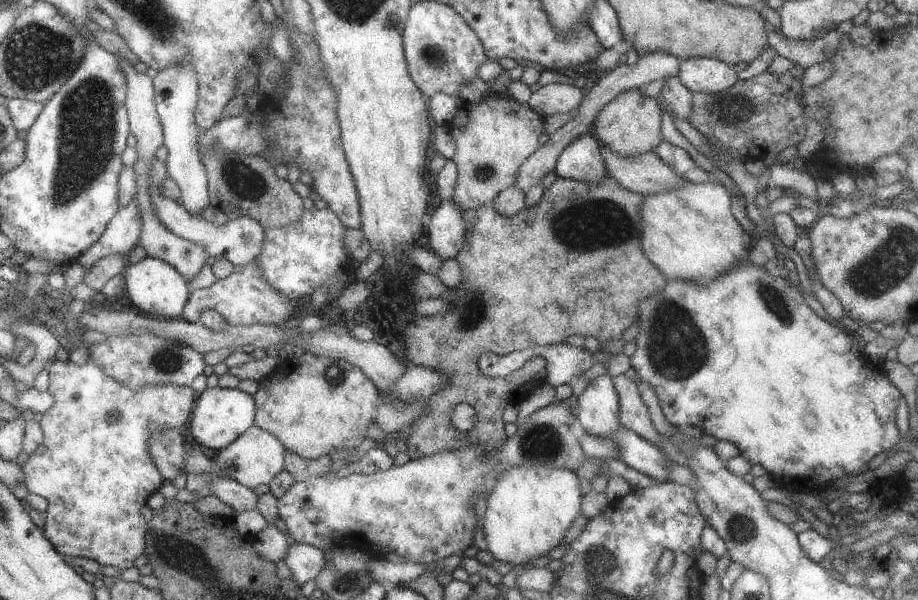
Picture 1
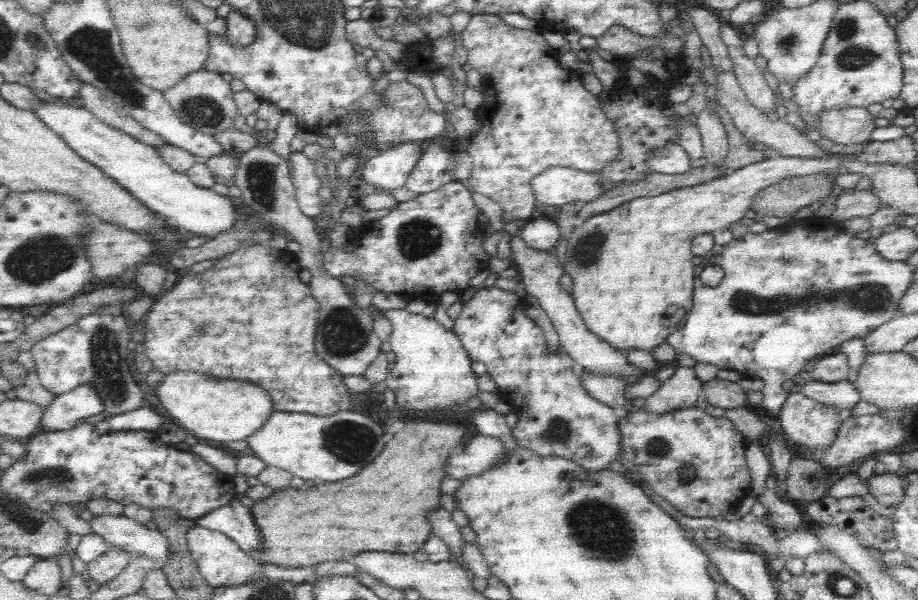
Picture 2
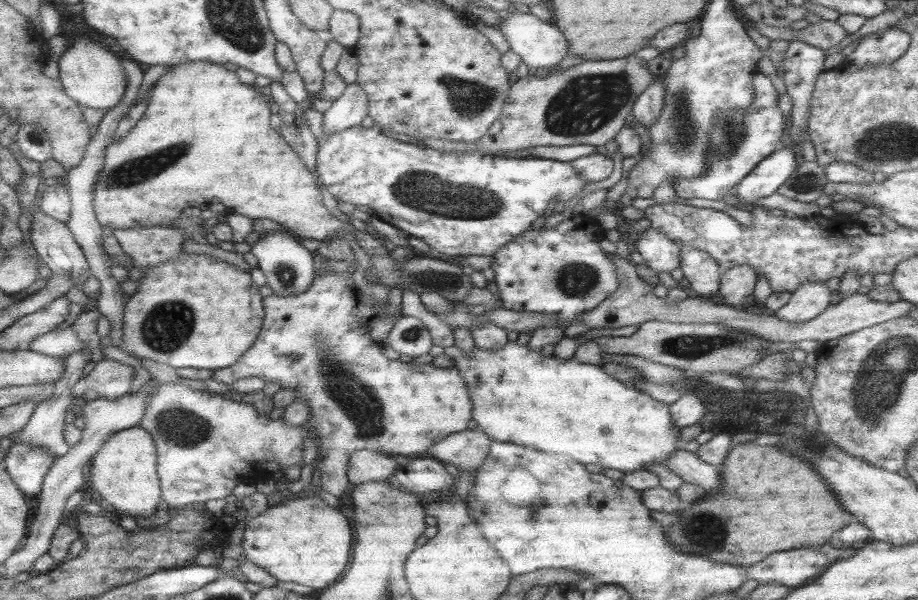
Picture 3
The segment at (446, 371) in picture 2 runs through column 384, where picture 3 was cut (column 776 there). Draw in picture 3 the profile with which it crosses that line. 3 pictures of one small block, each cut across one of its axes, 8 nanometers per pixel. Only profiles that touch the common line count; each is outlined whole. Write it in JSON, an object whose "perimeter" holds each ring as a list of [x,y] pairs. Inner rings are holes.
{"perimeter":[[[806,282],[791,292],[788,302],[772,314],[785,323],[807,322],[823,312],[830,296],[831,289],[825,282]]]}

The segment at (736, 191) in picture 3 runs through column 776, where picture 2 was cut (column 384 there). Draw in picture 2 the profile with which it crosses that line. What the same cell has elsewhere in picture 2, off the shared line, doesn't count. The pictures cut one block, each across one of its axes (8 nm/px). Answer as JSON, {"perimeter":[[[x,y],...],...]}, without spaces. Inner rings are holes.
{"perimeter":[[[420,141],[383,148],[361,167],[358,180],[383,190],[405,187],[412,170],[423,155]]]}

